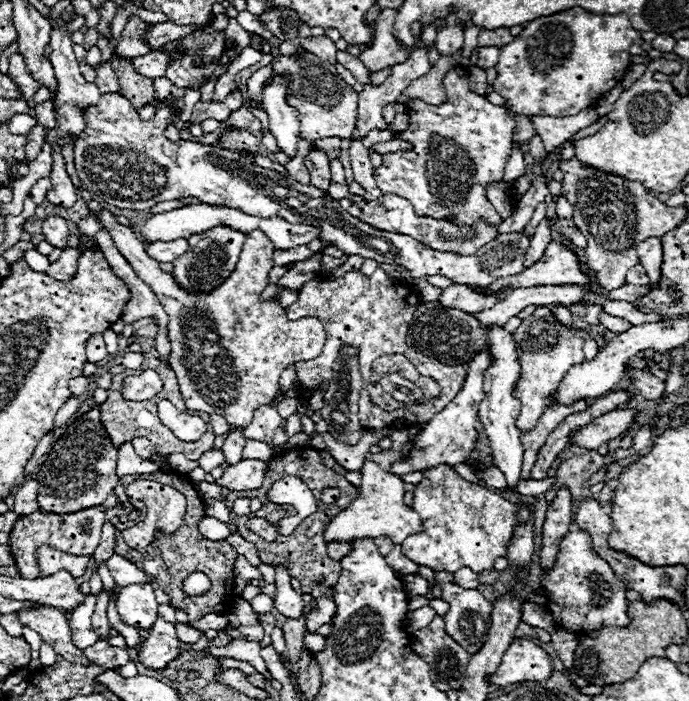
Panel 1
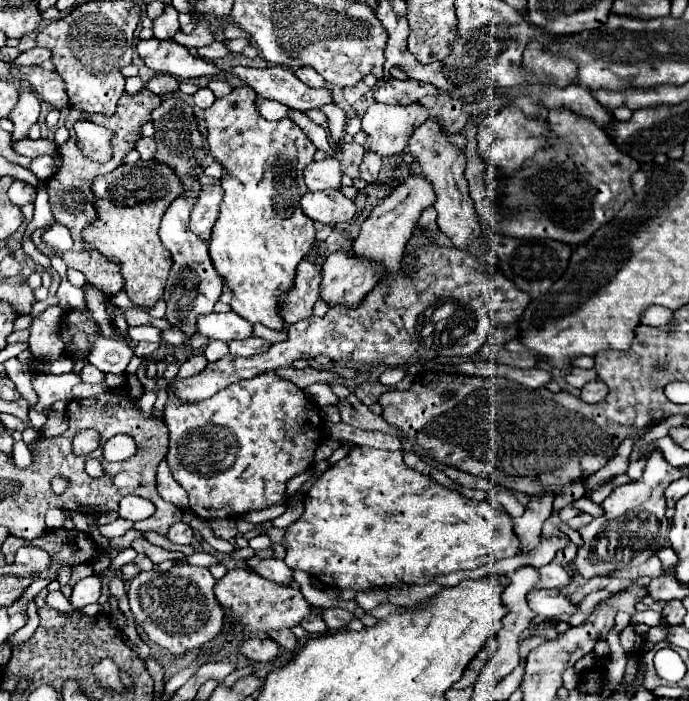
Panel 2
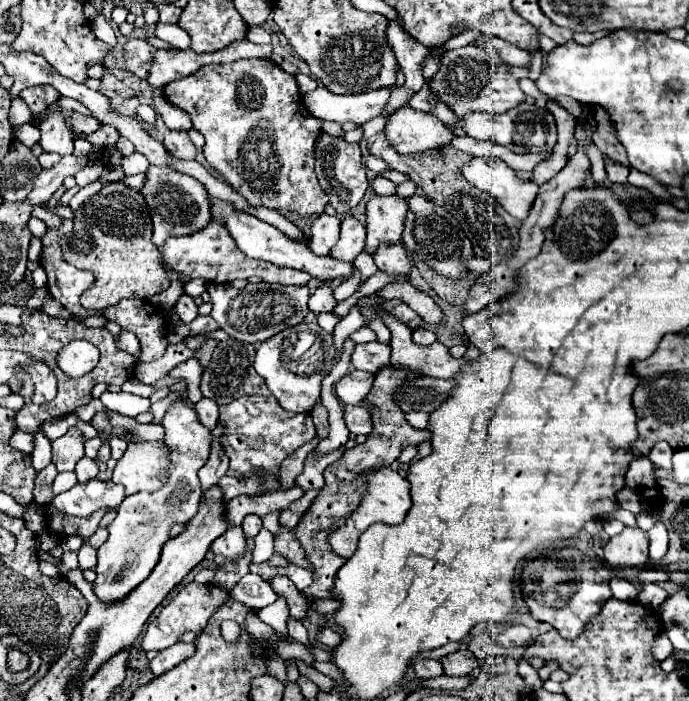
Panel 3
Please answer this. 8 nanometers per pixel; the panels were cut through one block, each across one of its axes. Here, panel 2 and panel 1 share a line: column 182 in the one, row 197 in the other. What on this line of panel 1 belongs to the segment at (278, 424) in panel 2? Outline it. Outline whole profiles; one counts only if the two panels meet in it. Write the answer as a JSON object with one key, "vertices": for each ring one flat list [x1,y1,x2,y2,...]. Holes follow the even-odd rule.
{"vertices":[[464,68,448,72,444,90,448,100,440,106,424,104,422,100,408,102,410,124,396,138,410,142,412,150,382,156,382,166,374,168,374,180,384,194,410,200,418,216,452,220,456,226,472,226,476,220,486,218,488,224,498,226,504,218,490,204,486,186,490,182,502,182,504,178,516,122,506,106,494,106,470,90]]}

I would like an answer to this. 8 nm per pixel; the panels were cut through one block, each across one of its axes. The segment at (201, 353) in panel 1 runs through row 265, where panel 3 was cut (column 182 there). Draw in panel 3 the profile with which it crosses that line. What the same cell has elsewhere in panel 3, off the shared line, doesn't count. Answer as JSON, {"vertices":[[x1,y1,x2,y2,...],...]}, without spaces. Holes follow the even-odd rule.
{"vertices":[[168,130,166,136,164,136,164,146,176,158,182,158,182,160,192,160,194,158,194,144,192,144,188,132],[214,220,200,232,192,234,192,236,180,236,180,238,168,238,166,244,162,246,162,258,164,264,178,272,178,274,186,274,190,278,204,278,212,284,230,284,236,278,250,278,250,276,258,276,264,282,274,282,274,284,296,284,302,286,306,284,312,276,308,276,306,272,300,270,292,270,292,268,278,268,270,262,264,260,252,260,248,256,244,256,244,252,238,250,238,246,234,244,234,240,230,238,228,232,224,232,222,224,216,224]]}

